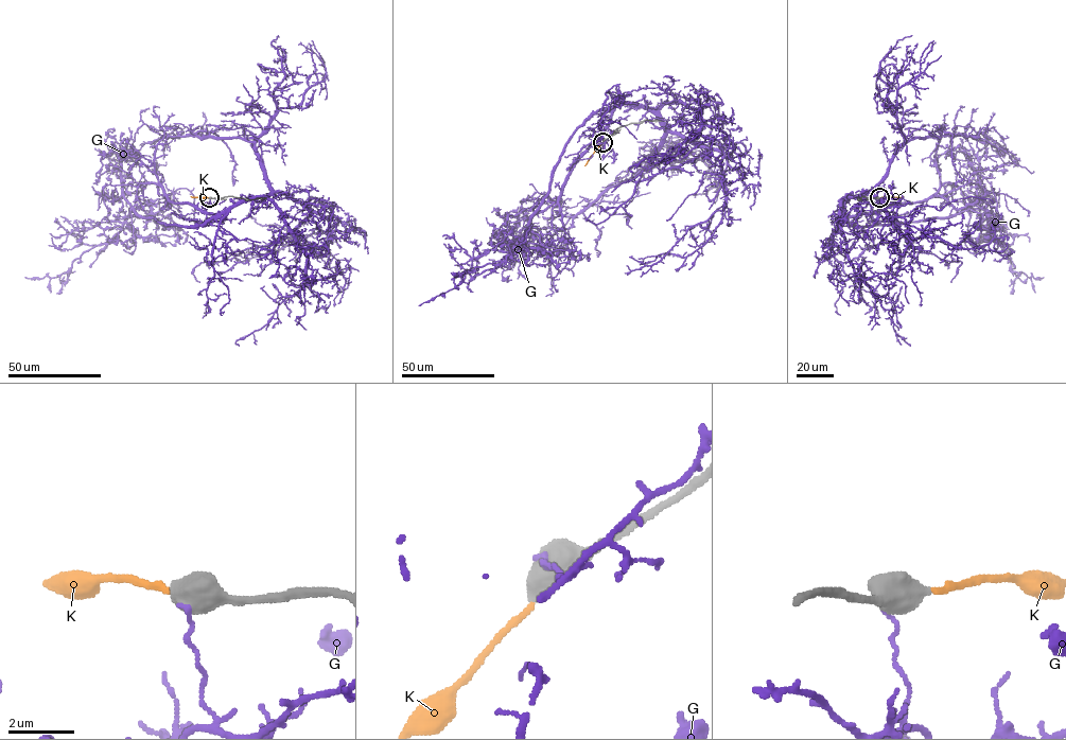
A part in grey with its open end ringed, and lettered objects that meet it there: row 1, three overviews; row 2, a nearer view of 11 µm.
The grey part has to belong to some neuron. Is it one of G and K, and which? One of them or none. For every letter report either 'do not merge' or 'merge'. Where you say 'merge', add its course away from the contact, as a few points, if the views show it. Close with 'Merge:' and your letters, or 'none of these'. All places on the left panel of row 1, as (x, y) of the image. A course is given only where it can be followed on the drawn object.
G: do not merge
K: merge; course (209, 197), (190, 196)
Merge: K

